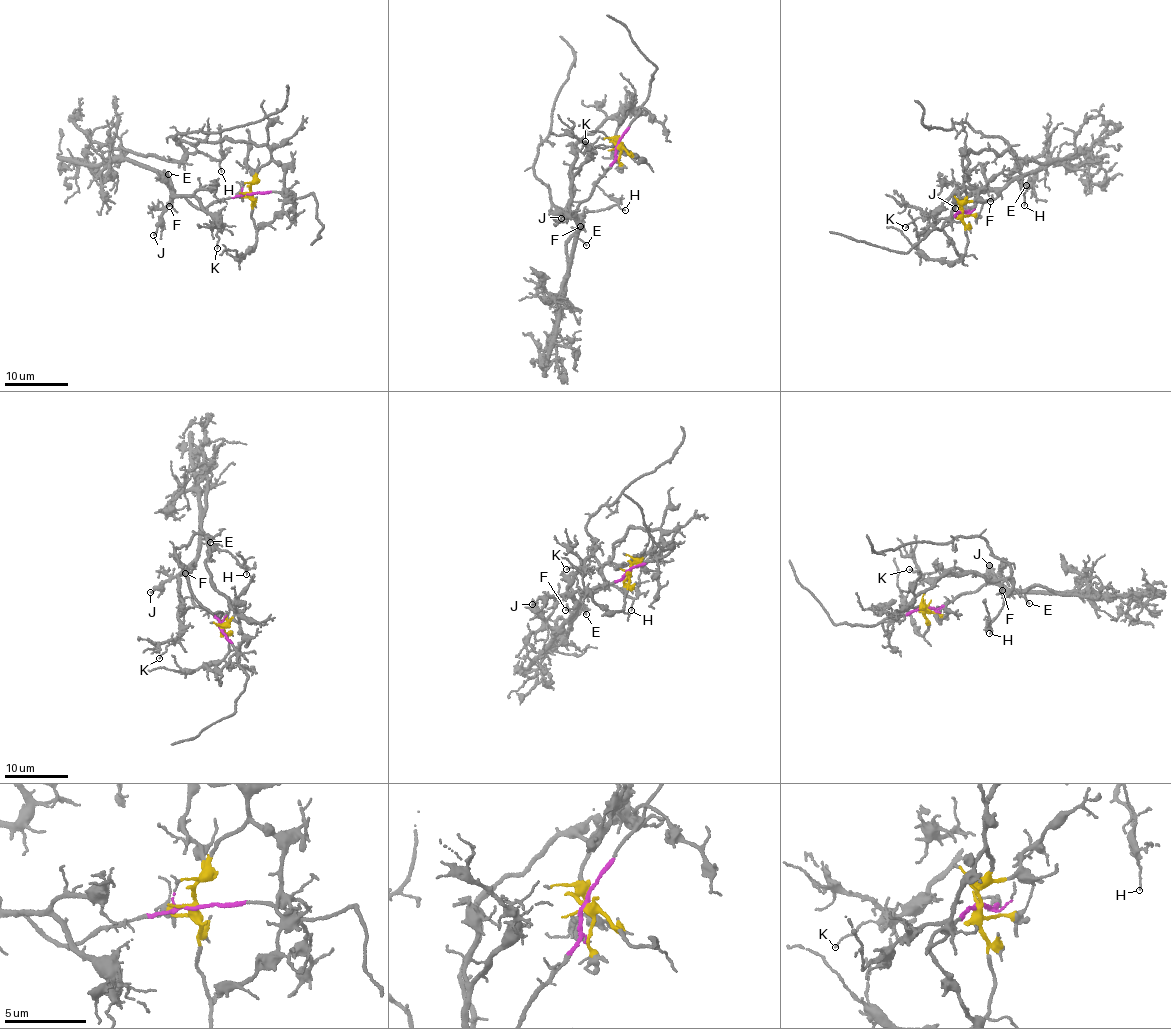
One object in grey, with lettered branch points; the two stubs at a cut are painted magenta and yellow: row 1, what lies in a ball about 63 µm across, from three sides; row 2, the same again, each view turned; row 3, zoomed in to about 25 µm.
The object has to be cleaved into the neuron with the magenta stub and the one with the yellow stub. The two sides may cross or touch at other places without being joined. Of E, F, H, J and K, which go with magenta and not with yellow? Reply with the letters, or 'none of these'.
E, F, J, K

